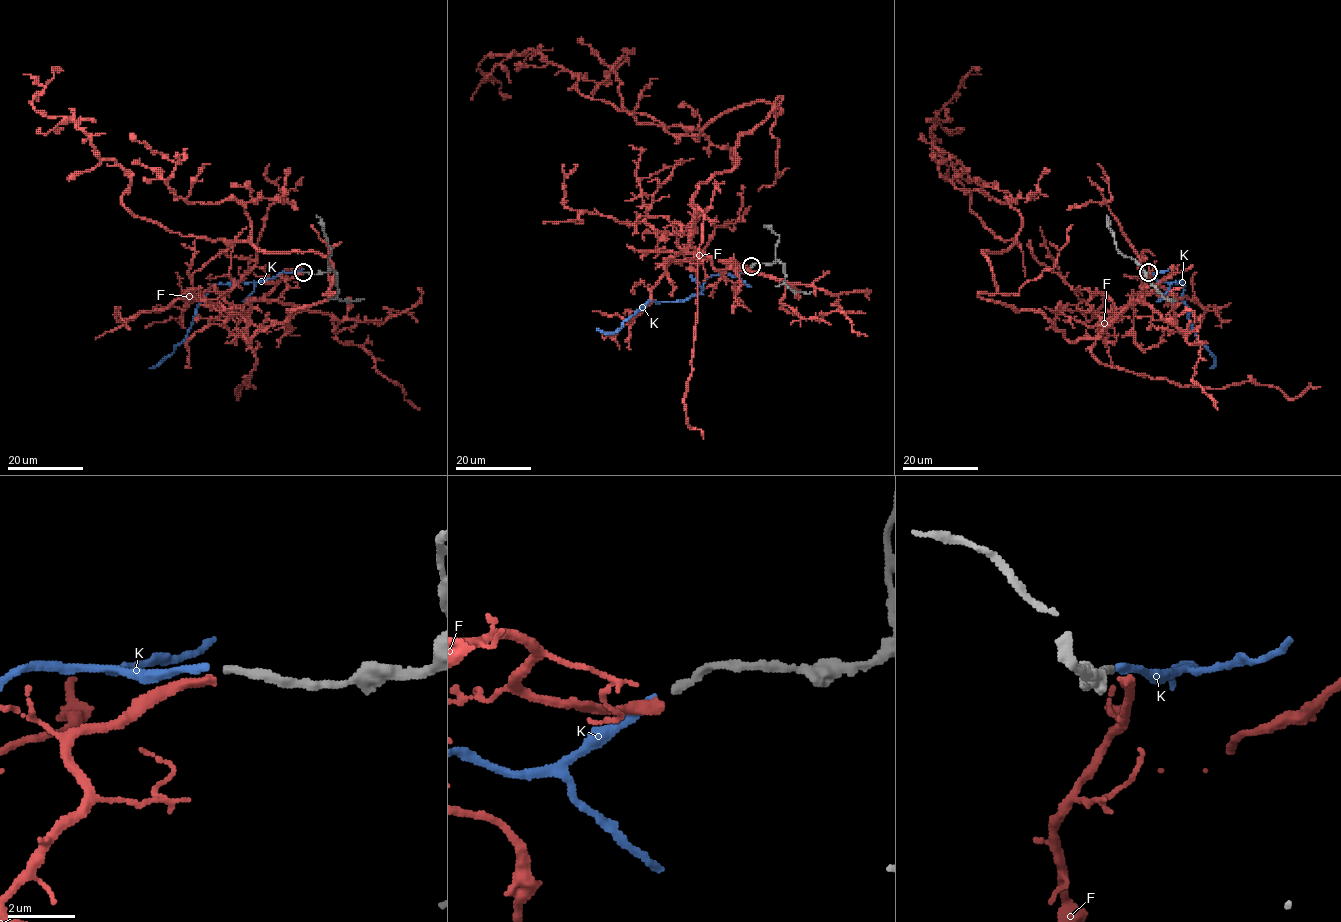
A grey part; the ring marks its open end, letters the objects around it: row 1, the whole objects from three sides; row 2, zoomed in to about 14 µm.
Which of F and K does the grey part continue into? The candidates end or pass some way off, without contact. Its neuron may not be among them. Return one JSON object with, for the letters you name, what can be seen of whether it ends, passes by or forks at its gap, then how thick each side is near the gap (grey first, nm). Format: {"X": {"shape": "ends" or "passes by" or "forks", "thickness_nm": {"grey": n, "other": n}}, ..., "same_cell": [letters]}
{"K": {"shape": "ends", "thickness_nm": {"grey": 220, "other": 220}}, "same_cell": ["K"]}

